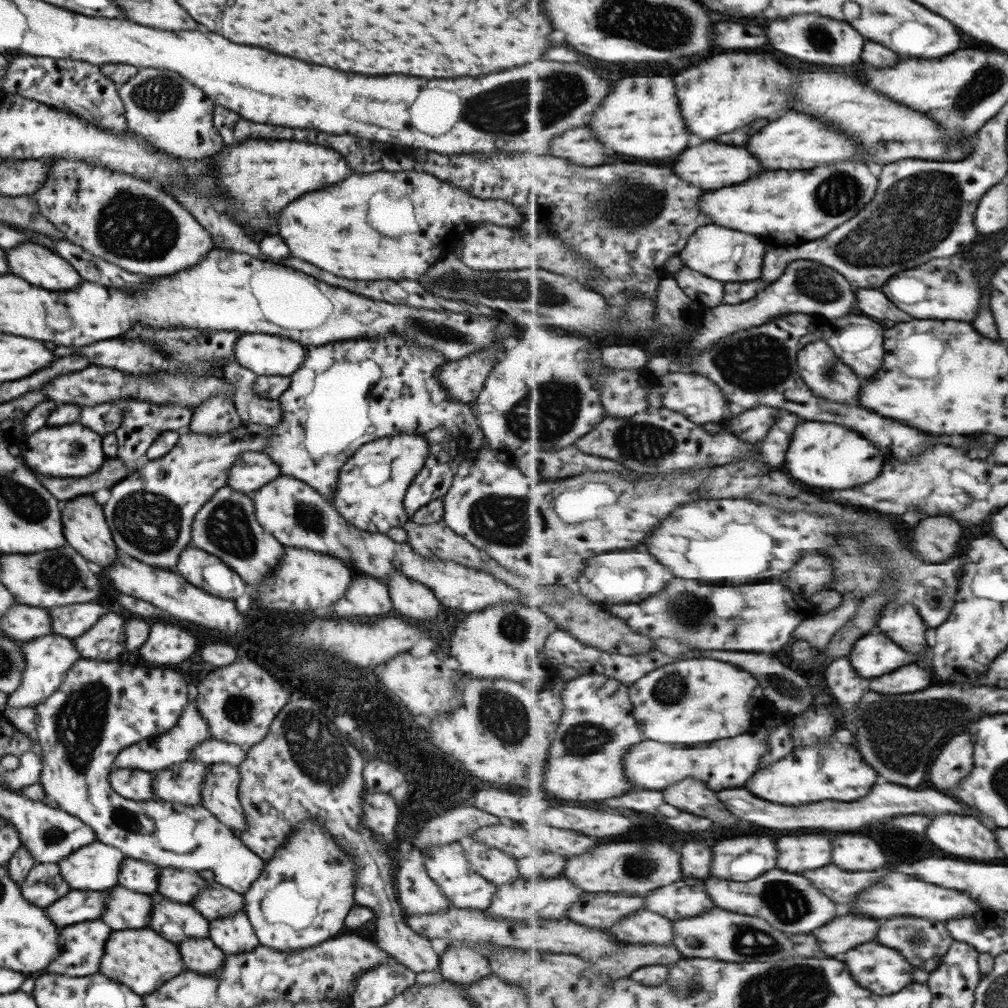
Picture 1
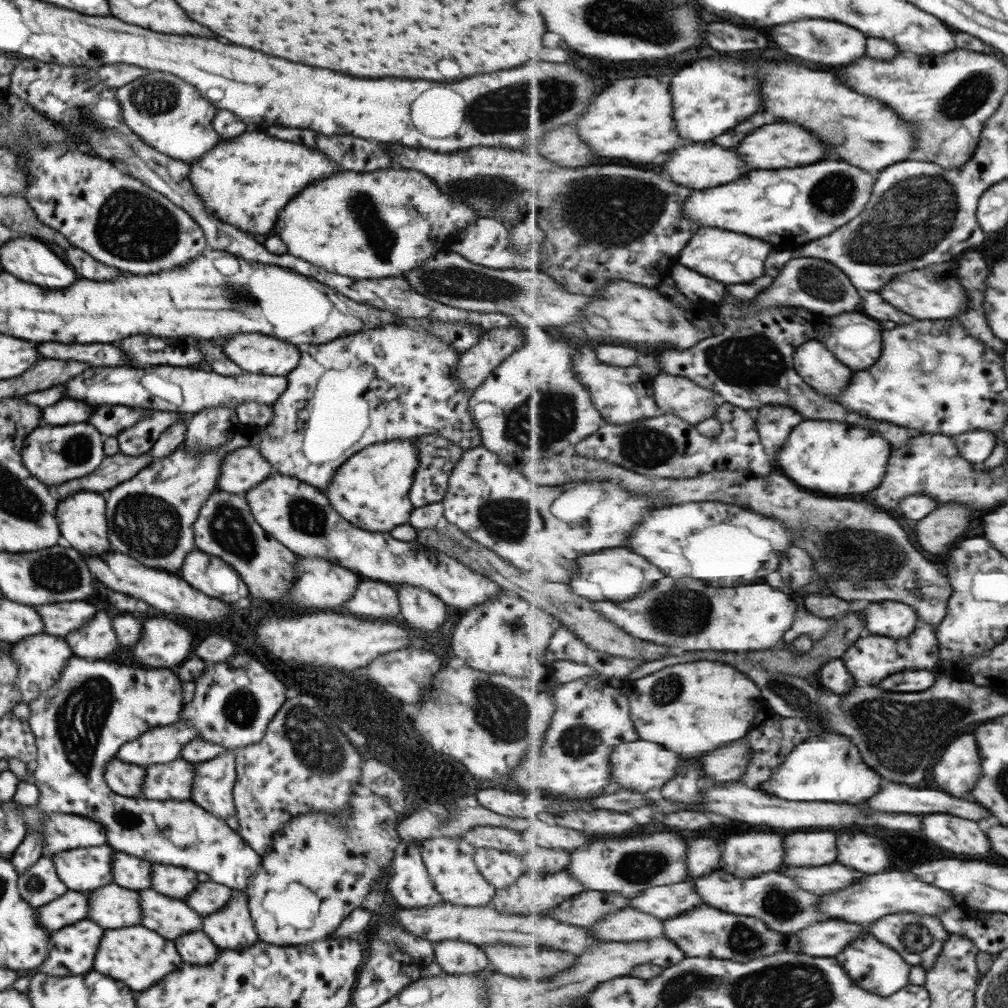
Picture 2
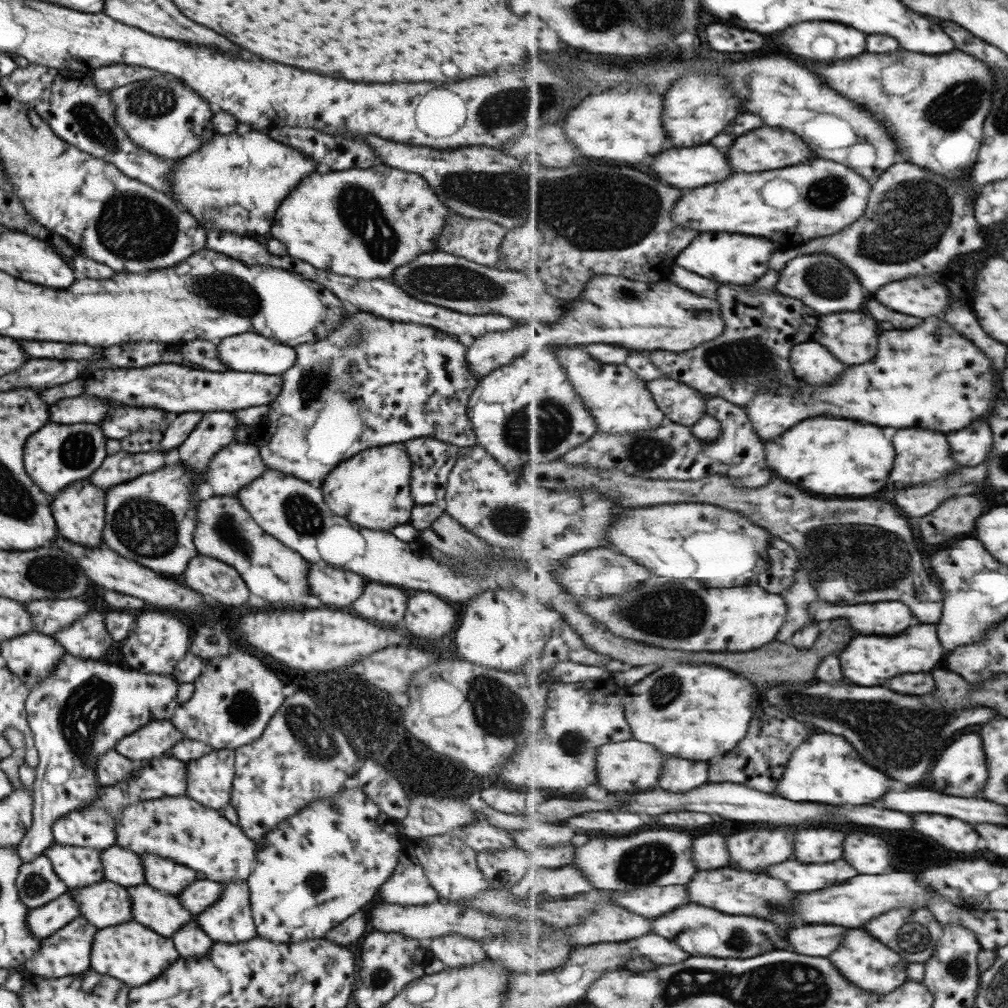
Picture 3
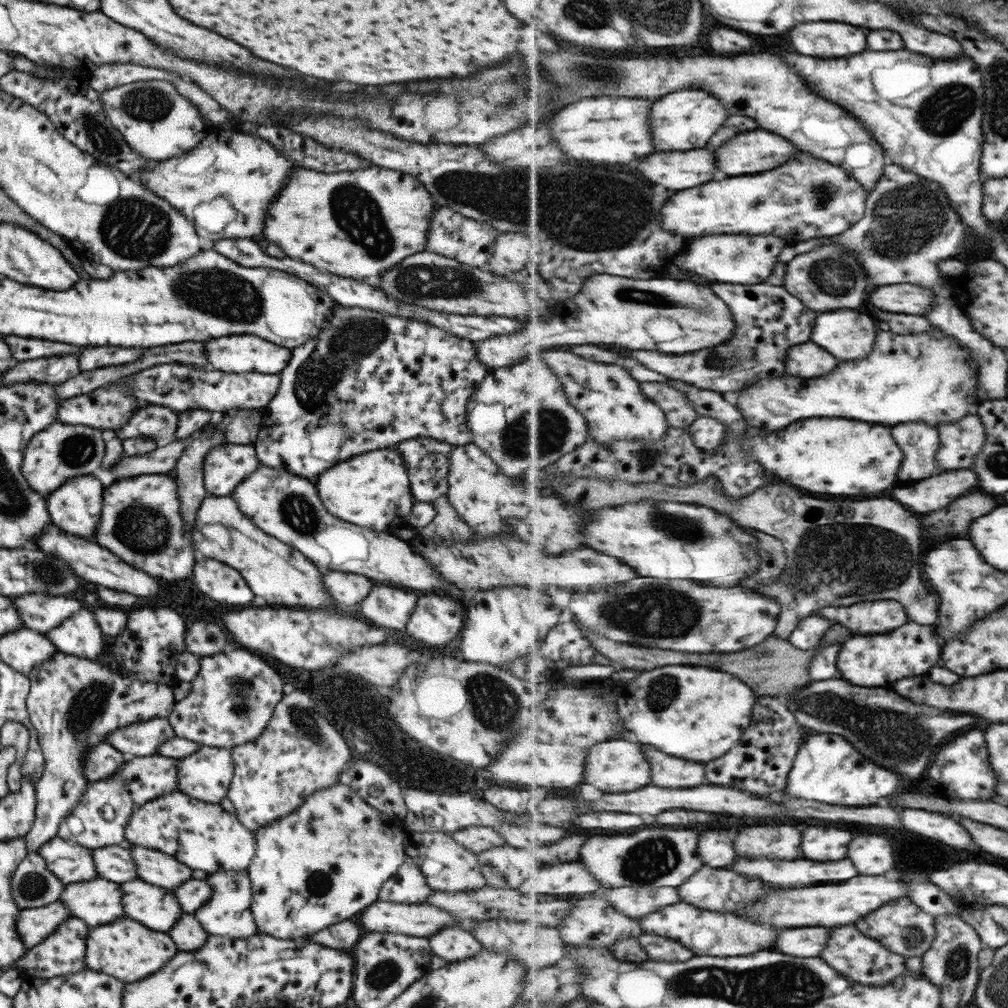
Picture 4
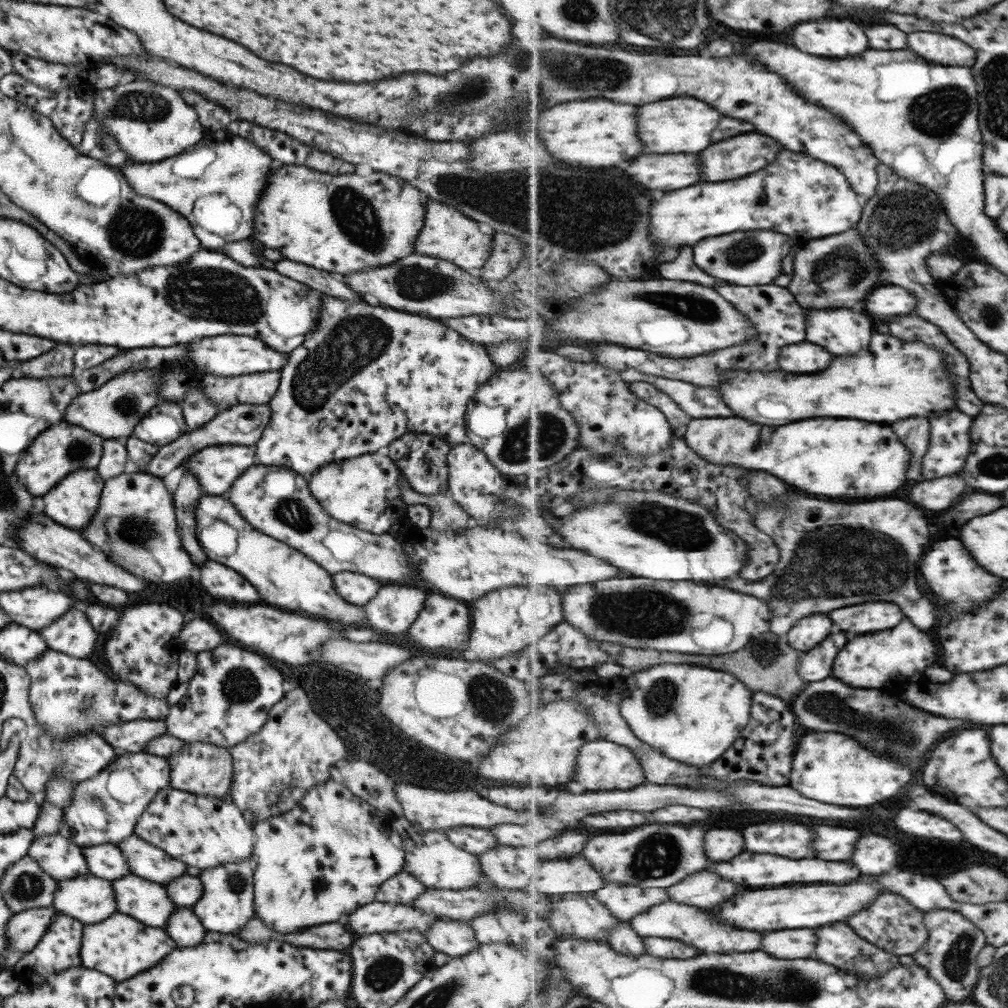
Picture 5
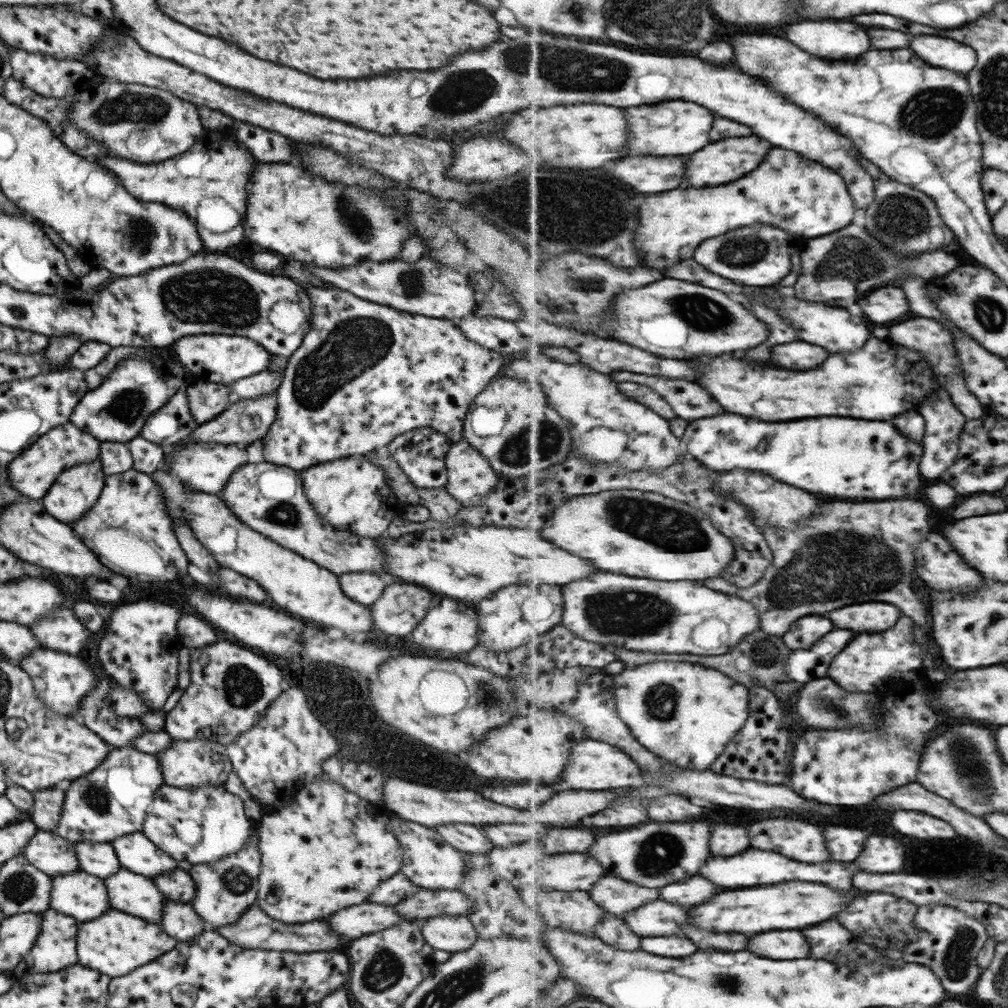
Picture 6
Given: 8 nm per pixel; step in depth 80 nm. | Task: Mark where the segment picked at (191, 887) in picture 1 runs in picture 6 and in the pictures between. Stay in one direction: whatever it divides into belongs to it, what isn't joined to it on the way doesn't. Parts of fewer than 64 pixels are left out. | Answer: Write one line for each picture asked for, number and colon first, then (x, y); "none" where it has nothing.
2: (170, 880)
3: (163, 874)
4: (153, 866)
5: (146, 861)
6: (135, 852)

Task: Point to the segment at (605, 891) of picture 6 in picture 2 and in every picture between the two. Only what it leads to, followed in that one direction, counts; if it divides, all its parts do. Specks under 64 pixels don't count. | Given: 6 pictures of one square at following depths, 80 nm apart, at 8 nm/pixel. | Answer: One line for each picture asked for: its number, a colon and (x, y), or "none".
2: (664, 902)
3: (652, 901)
4: (636, 902)
5: (625, 901)

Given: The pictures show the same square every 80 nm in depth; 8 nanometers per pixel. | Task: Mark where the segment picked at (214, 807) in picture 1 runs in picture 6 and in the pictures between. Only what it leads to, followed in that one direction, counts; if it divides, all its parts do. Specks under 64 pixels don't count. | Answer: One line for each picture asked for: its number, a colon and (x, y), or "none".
2: (211, 789)
3: (209, 778)
4: (205, 775)
5: (203, 769)
6: (186, 763)

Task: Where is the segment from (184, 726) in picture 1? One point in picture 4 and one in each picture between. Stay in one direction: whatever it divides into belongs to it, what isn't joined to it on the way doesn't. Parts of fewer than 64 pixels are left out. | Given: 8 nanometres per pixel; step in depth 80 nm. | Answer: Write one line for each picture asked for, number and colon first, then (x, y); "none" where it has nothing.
2: (162, 744)
3: (154, 740)
4: (141, 739)

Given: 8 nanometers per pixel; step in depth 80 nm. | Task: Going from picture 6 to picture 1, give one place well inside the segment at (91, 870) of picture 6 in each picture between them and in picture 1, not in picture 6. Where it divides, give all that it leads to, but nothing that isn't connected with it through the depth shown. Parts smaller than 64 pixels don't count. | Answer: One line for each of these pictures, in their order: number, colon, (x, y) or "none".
1: (139, 876)
2: (127, 871)
3: (120, 866)
4: (113, 863)
5: (105, 861)

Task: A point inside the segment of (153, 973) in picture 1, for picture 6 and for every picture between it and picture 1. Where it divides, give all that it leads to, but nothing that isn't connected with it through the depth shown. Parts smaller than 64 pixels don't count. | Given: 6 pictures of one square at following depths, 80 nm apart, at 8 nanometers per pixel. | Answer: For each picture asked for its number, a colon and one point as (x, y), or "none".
2: (139, 958)
3: (128, 952)
4: (123, 948)
5: (120, 947)
6: (114, 943)

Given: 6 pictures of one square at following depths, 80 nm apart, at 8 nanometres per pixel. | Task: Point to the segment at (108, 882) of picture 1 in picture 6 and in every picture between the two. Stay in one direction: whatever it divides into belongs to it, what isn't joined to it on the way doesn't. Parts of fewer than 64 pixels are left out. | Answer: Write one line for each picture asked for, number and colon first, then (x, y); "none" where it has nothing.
2: (80, 869)
3: (75, 866)
4: (70, 863)
5: (58, 857)
6: (45, 850)

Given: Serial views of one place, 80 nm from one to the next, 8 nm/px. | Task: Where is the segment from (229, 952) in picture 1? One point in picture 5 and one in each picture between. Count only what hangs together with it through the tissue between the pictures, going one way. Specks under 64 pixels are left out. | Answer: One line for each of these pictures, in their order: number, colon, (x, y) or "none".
2: (230, 928)
3: (229, 920)
4: (226, 913)
5: (226, 903)

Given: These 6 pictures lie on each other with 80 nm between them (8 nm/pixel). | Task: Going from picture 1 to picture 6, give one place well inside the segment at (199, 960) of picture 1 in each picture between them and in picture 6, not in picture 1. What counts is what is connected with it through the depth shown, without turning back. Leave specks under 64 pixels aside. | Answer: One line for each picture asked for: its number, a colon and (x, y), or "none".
2: (195, 948)
3: (190, 942)
4: (188, 936)
5: (183, 927)
6: (179, 920)

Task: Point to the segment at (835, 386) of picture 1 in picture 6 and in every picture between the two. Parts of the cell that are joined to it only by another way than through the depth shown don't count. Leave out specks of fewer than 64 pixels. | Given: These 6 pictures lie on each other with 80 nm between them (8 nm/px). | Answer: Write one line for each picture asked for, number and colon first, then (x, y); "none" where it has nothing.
2: (814, 361)
3: (816, 362)
4: (807, 360)
5: (807, 357)
6: (800, 355)

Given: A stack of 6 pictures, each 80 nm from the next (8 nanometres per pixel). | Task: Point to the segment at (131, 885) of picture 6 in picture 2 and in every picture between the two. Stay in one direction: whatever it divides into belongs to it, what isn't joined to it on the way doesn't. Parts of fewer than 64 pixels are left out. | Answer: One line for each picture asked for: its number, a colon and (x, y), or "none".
2: (169, 918)
3: (157, 911)
4: (150, 905)
5: (147, 902)

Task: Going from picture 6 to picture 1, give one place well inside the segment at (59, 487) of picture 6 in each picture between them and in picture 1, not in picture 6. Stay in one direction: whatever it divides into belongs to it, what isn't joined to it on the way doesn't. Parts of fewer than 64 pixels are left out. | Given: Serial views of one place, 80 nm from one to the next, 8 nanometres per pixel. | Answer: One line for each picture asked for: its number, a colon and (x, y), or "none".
1: (82, 520)
2: (80, 516)
3: (78, 509)
4: (74, 507)
5: (72, 502)

